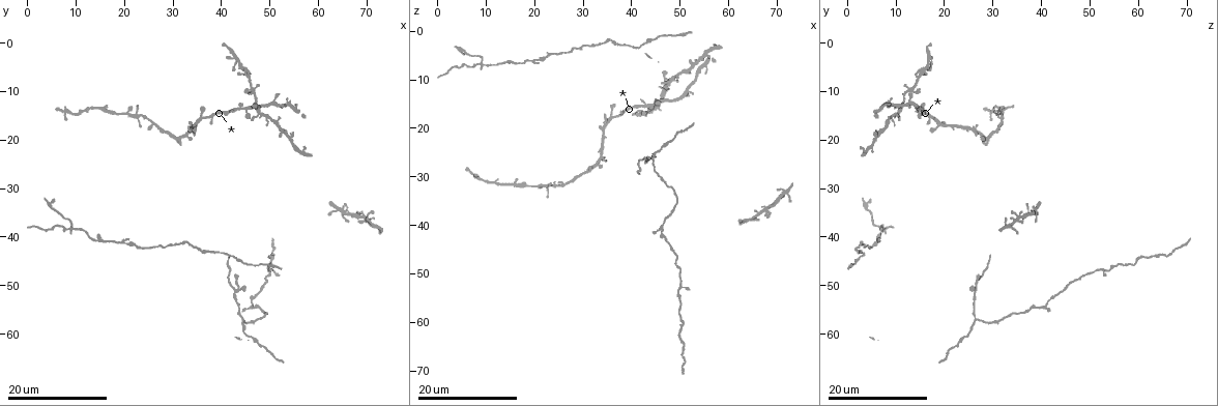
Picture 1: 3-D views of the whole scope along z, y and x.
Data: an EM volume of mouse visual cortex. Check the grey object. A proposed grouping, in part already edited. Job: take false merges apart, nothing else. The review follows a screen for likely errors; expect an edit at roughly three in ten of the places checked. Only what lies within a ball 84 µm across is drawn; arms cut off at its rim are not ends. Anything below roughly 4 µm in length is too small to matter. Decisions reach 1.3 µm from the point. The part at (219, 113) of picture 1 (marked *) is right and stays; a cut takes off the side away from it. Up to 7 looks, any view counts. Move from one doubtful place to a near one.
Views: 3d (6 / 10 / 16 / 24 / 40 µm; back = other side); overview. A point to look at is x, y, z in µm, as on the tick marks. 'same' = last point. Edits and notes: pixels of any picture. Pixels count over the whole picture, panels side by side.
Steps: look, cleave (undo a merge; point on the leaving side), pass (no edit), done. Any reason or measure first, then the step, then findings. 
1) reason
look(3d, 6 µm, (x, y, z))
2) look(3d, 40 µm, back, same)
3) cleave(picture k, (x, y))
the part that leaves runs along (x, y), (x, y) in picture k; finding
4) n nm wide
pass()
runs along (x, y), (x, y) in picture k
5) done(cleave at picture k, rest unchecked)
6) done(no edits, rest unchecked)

four-way junction
look(3d, 16 µm, (43.0, 51.0, 26.0))

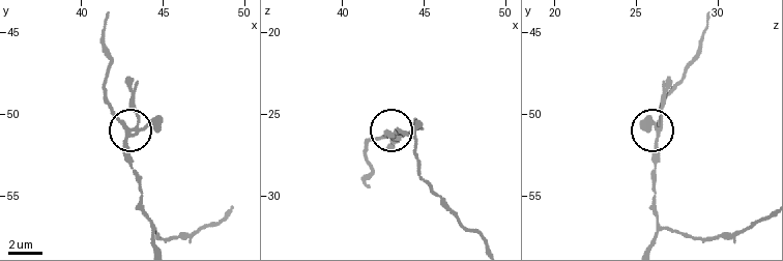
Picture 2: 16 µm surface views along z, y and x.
look(3d, 10 µm, (43.2, 51.2, 26.3))

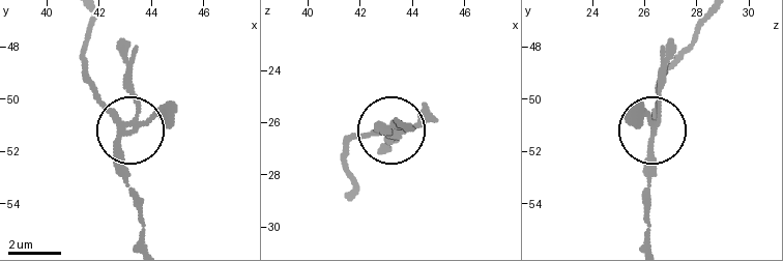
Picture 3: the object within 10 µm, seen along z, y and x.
190 nm wide
cleave(picture 3, (99, 95))
the part that leaves runs along (115, 132), (84, 53), (88, 20) in picture 3; a second cell is stuck on

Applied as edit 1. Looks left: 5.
redraw
look(overview)

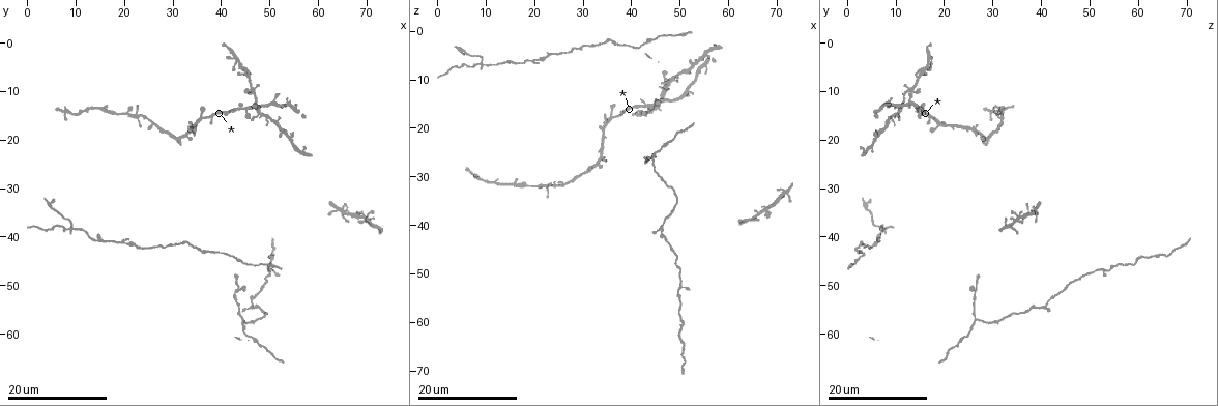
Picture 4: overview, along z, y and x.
thin neck
look(3d, 24 µm, (49.5, 47.0, 53.5))

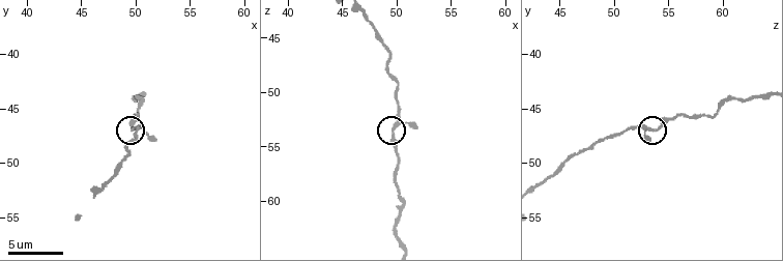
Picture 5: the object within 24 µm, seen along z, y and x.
look(3d, 10 µm, (49.6, 47.0, 53.6))

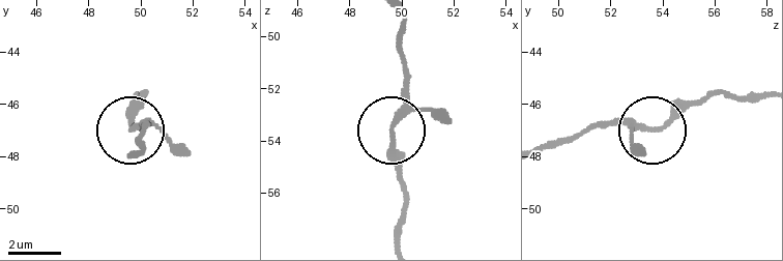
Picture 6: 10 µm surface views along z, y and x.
look(3d, 10 µm, back, (49.6, 47.0, 53.8))

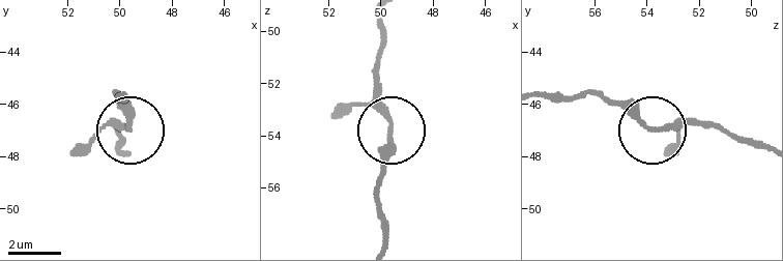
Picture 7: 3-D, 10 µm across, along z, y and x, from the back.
pass()
runs along (760, 149), (693, 122), (646, 127), (602, 91) in picture 7; continuous, no second cell

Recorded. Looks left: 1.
done(cleave at picture 3, rest unchecked)

